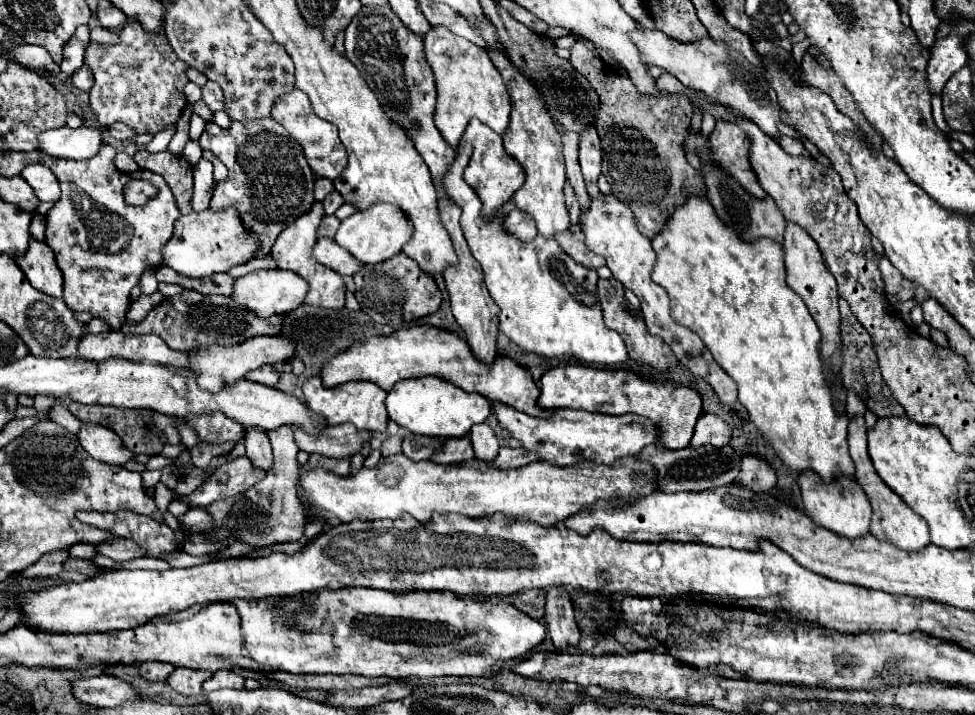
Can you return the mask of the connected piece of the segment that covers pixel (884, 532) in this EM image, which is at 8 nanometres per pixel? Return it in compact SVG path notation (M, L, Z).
M854 415L848 423L848 445L850 445L850 457L856 465L856 481L858 485L864 489L864 493L868 495L870 503L872 503L872 521L870 521L870 533L880 539L880 541L888 541L904 551L920 551L930 543L930 533L928 533L928 525L924 523L924 519L914 513L874 471L874 465L870 461L870 455L866 451L866 425L864 425L864 417L862 415Z

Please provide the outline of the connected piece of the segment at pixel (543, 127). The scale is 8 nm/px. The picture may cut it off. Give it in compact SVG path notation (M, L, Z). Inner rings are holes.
M488 49L488 55L492 59L492 63L496 65L496 69L500 71L510 101L512 101L512 113L510 113L510 125L504 133L504 149L524 167L526 171L526 181L524 185L514 193L514 205L520 211L526 211L534 217L538 233L544 237L554 237L556 231L564 231L570 227L570 217L564 205L564 181L566 181L566 173L564 173L564 159L560 157L560 133L554 125L552 115L548 113L544 99L540 97L540 91L536 87L532 87L532 83L528 81L528 77L524 77L524 73L520 73L520 69L516 69L516 65L512 65L512 61L508 61L508 57L502 51L496 49Z

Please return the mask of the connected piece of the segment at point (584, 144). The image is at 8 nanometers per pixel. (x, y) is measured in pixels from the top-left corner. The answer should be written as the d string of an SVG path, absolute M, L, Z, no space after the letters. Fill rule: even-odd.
M586 127L580 133L580 167L586 181L596 181L602 165L602 149L600 139L594 127Z

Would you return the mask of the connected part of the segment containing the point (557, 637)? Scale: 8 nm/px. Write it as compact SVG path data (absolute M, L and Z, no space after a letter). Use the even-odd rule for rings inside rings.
M552 587L548 591L544 623L548 627L554 645L558 645L560 651L566 651L568 645L576 645L580 641L580 629L576 625L574 609L568 601L566 589Z

